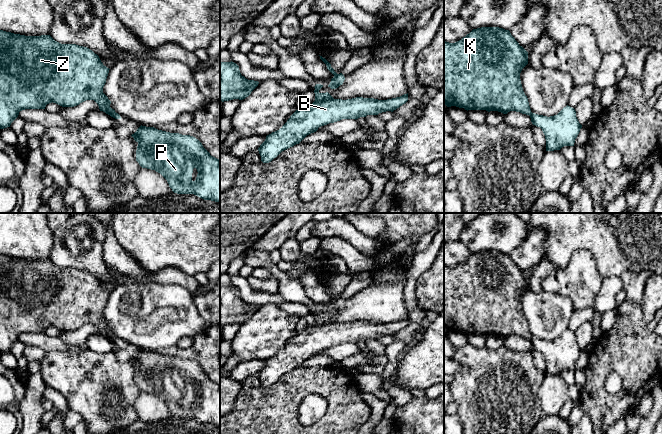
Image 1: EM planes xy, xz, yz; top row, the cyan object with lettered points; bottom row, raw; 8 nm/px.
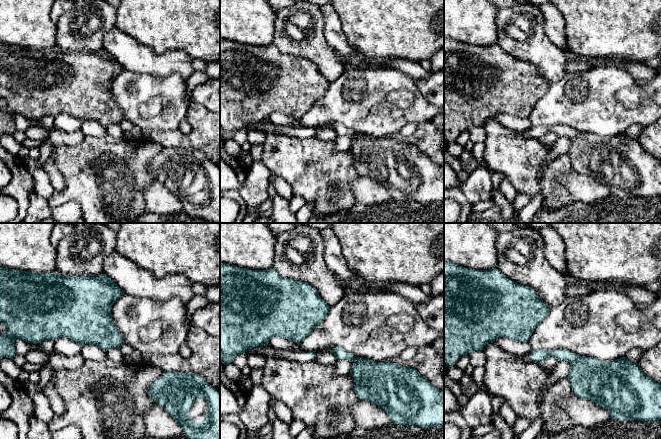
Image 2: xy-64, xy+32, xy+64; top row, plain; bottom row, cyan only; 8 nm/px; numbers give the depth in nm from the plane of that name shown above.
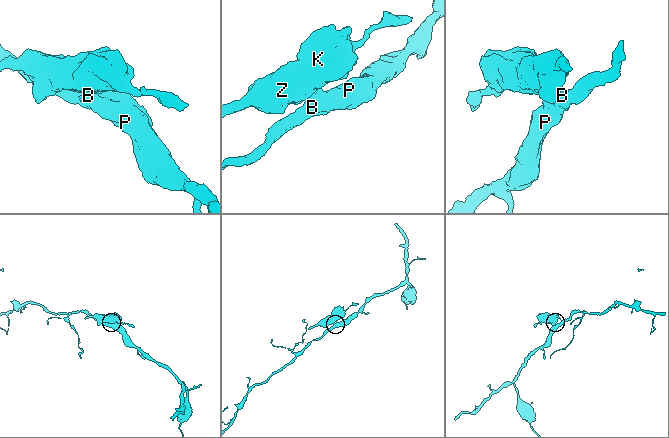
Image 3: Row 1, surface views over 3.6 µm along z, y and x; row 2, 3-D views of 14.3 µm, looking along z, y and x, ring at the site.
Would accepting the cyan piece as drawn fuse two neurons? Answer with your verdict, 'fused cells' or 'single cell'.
fused cells

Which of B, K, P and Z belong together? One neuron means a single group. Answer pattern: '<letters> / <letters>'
B P / K Z

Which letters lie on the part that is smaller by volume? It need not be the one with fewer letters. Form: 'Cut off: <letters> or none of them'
Cut off: K, Z

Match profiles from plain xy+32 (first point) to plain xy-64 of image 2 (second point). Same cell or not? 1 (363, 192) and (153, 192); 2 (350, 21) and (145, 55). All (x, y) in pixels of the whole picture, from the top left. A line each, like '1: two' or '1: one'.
1: one
2: two

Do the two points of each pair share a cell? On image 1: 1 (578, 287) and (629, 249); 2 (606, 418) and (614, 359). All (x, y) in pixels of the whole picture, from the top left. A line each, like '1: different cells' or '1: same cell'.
1: different cells
2: same cell

